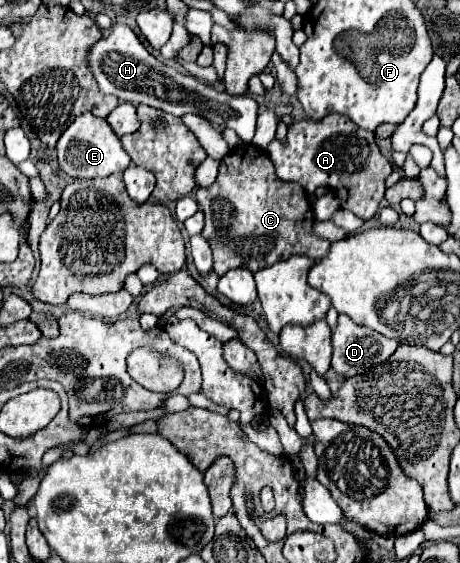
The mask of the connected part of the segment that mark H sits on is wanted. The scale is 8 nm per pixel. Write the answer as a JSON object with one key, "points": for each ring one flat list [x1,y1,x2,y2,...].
{"points":[[115,24,109,30,109,36,103,36,99,42,95,42,89,48,87,68,97,80,99,90,103,94,117,96,119,102,147,104,147,106,171,112,173,116,195,112,207,118,215,128,221,128,221,130,233,128,241,136,243,142,251,142,255,134,255,120,259,114,259,104,251,96,231,98,231,94,217,92,213,86,207,86,205,82,189,74,183,74,177,68,165,66,163,62,159,62,145,50,137,34,125,24]]}

